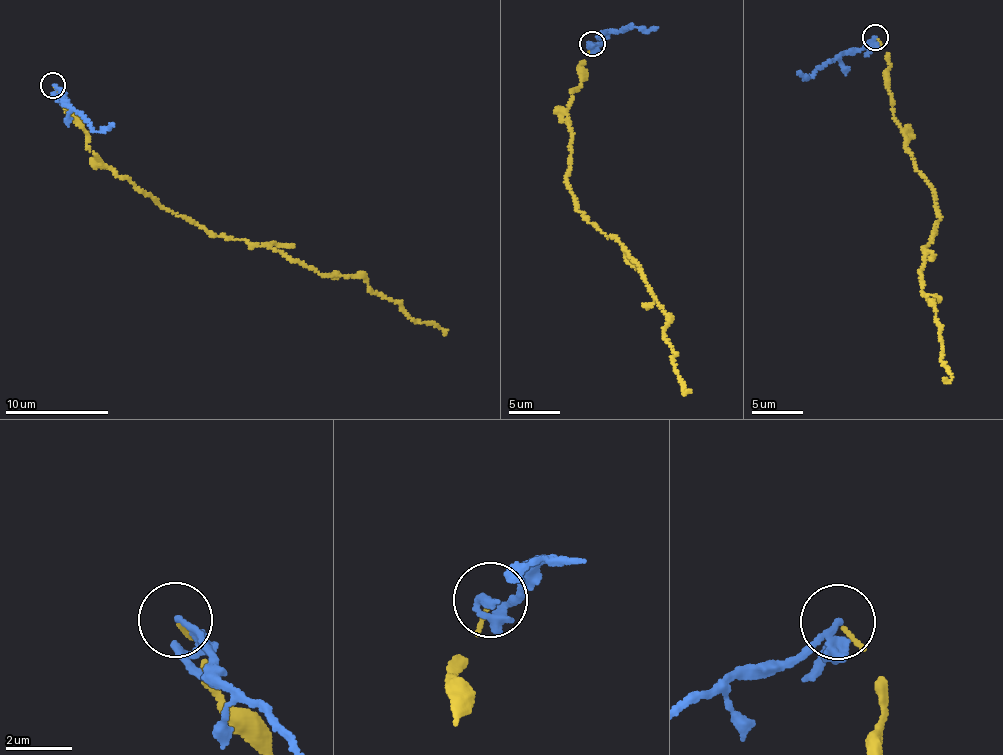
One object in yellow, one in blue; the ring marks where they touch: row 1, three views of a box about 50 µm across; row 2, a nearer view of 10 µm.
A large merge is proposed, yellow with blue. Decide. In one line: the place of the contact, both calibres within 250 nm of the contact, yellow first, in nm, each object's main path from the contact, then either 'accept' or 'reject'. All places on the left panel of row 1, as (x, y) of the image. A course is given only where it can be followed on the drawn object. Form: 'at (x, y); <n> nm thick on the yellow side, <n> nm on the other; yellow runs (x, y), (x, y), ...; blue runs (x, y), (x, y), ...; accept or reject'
at (52, 85); 100 nm thick on the yellow side, 140 nm on the other; yellow runs (54, 87), (85, 129), (86, 149), (165, 209), (322, 274), (361, 277), (408, 316), (446, 330); blue runs (53, 85), (61, 91), (67, 106), (82, 112), (94, 131), (105, 132), (113, 123); reject

